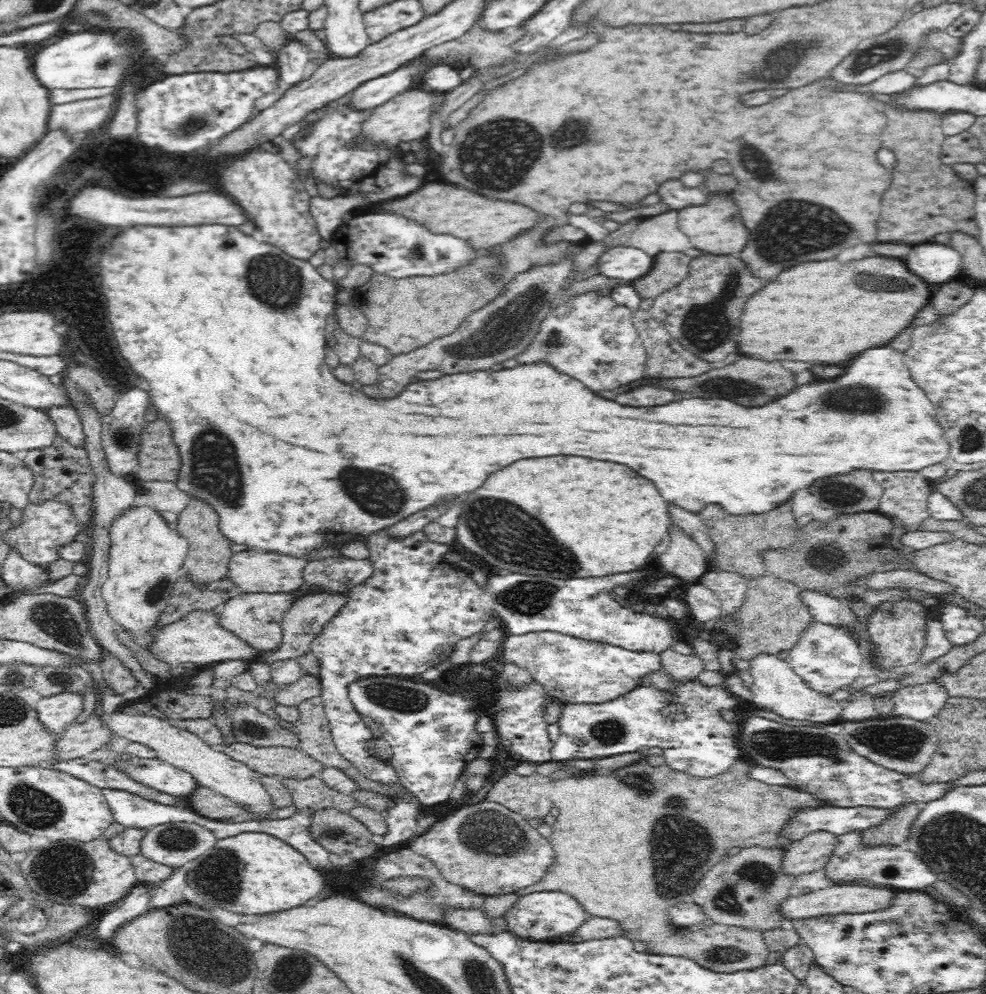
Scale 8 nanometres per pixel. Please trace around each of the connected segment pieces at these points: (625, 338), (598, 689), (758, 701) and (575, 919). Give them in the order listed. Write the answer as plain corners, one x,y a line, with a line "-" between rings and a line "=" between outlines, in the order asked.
602,292
577,295
548,311
534,342
518,358
520,362
548,360
554,368
580,380
590,390
612,390
640,380
646,370
646,351
632,324
632,311
616,305
=
552,631
507,635
501,649
506,661
516,662
529,670
532,679
544,685
549,696
566,704
602,704
615,700
640,686
643,676
662,669
657,652
629,651
=
761,654
758,655
753,661
749,662
754,682
752,682
752,695
753,703
759,709
760,714
776,714
780,718
786,718
789,724
824,724
825,726
830,723
839,722
843,714
843,705
841,702
832,700
828,694
816,692
815,689
809,688
806,682
799,677
790,668
790,665
776,655
=
541,891
527,894
519,898
512,910
518,912
517,918
520,924
514,933
532,941
553,940
557,937
569,936
588,920
588,912
582,908
582,904
562,892

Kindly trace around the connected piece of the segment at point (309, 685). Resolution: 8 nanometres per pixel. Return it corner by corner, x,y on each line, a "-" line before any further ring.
303,674
296,683
282,686
274,694
272,702
274,706
287,706
297,708
297,706
313,697
319,697
321,688
317,678

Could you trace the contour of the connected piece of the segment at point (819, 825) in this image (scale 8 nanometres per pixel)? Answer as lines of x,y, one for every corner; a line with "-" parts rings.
872,807
807,808
806,811
800,812
800,816
796,816
796,820
792,820
788,827
784,828
781,837
791,842
822,831
832,834
832,836
850,832
853,829
862,832
870,826
879,824
885,818
886,812
888,809

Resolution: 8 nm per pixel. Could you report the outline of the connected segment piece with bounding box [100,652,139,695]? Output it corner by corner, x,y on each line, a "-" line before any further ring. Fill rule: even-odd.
104,652
100,663
103,678
116,694
122,695
139,684
133,670
128,668
126,663
115,654

